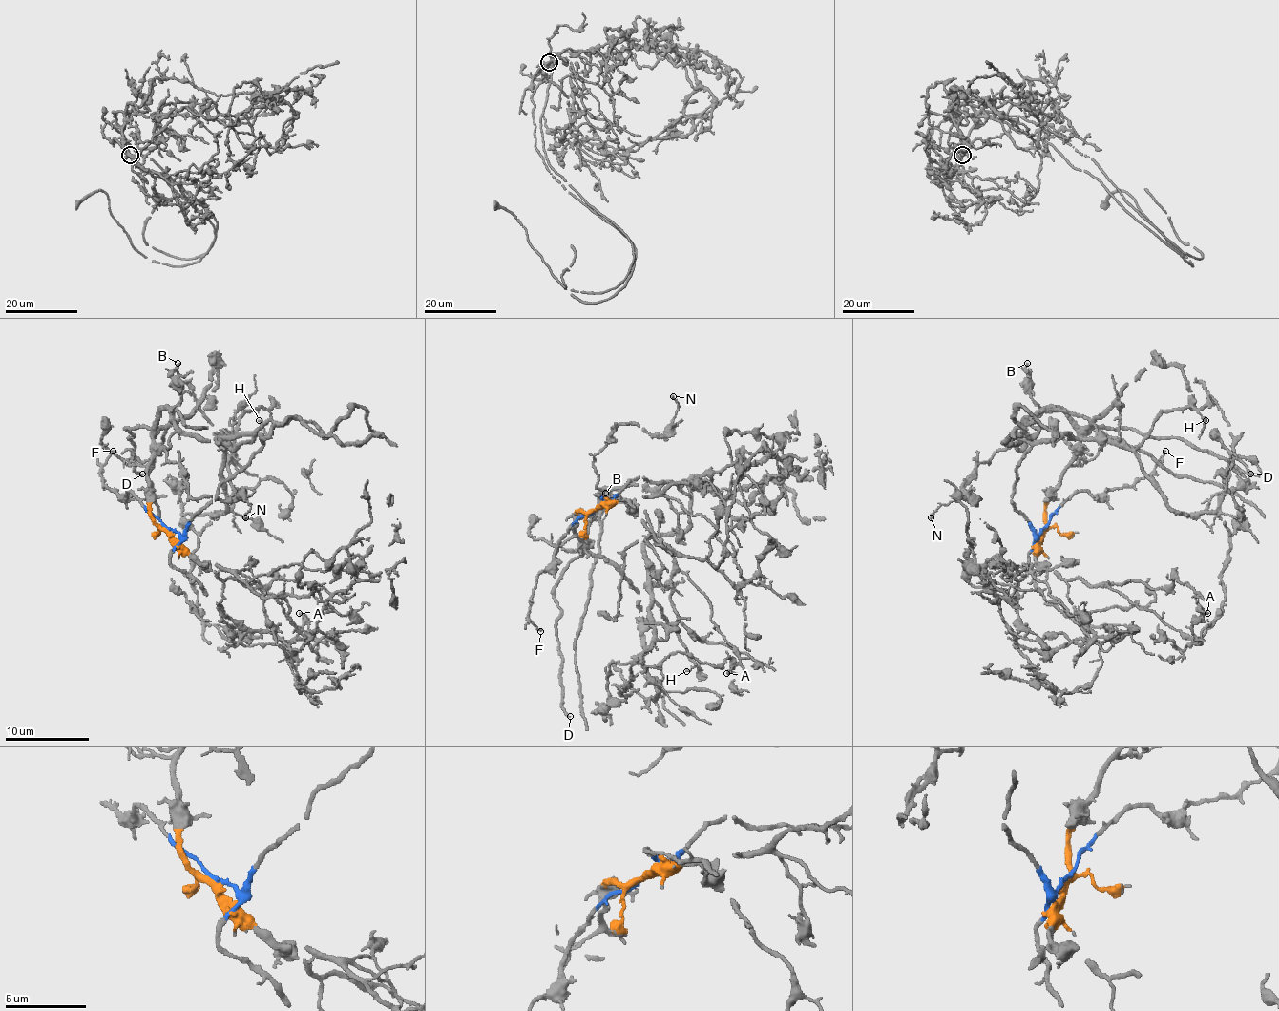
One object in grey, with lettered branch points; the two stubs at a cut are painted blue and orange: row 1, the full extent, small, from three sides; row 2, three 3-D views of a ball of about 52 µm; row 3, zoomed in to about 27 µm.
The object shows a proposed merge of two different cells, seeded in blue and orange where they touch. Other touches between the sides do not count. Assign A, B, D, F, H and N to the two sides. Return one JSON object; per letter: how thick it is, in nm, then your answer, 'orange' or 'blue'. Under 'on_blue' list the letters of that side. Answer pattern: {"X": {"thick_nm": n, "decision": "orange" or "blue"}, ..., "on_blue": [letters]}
{"A": {"thick_nm": 180, "decision": "blue"}, "B": {"thick_nm": 140, "decision": "orange"}, "D": {"thick_nm": 240, "decision": "orange"}, "F": {"thick_nm": 170, "decision": "blue"}, "H": {"thick_nm": 160, "decision": "blue"}, "N": {"thick_nm": 160, "decision": "orange"}, "on_blue": ["A", "F", "H"]}

